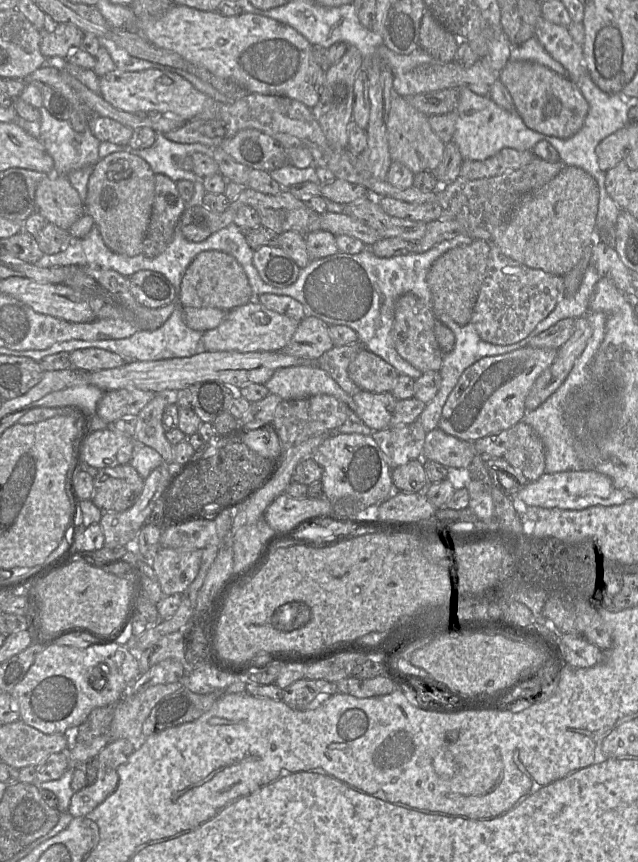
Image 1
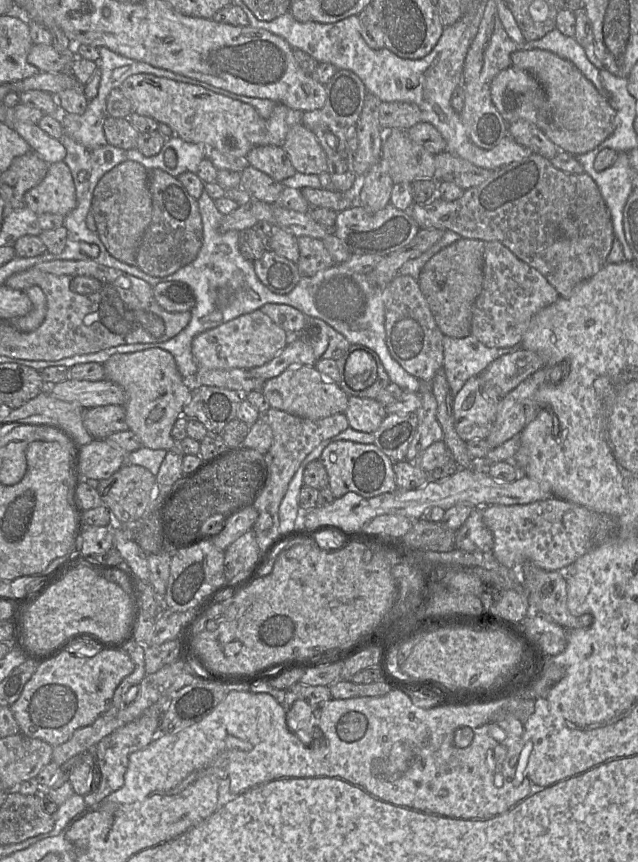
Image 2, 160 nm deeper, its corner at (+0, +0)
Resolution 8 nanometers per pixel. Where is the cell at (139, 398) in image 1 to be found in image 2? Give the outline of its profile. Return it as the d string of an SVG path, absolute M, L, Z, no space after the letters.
M111 404L84 409L83 425L93 439L106 439L109 435L129 429L125 406Z

